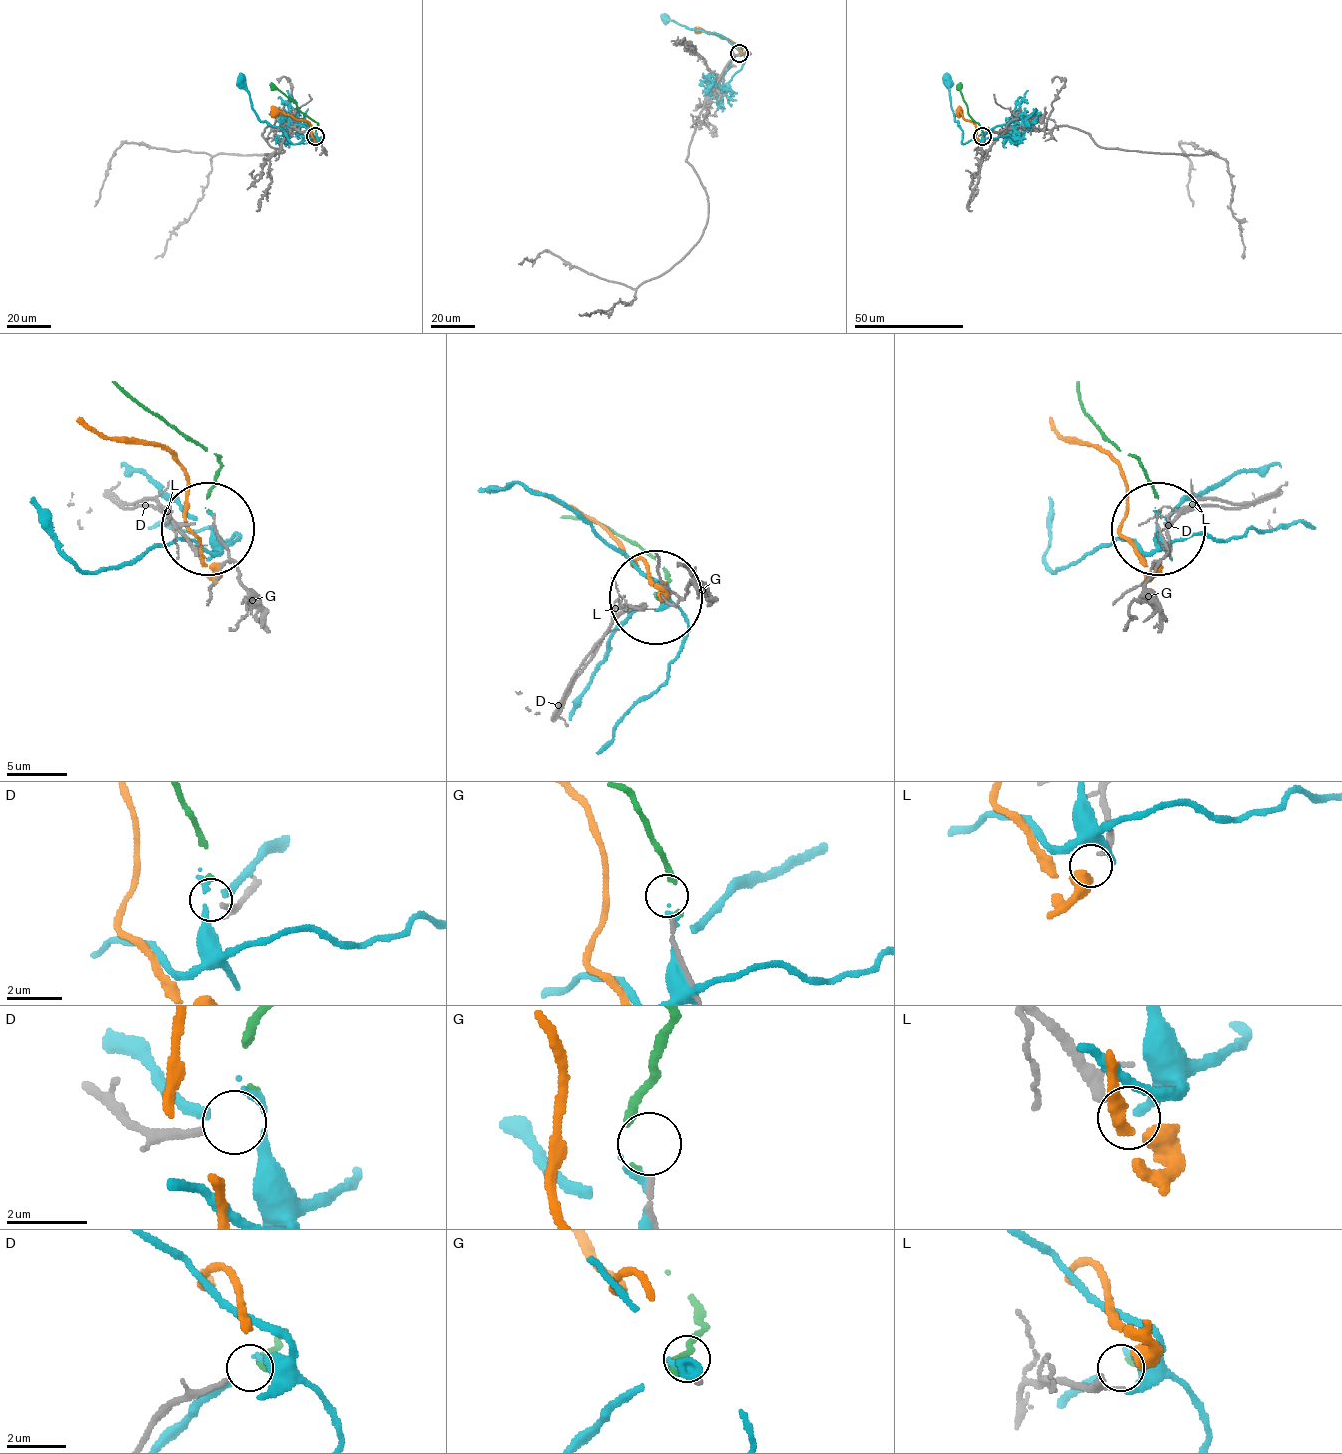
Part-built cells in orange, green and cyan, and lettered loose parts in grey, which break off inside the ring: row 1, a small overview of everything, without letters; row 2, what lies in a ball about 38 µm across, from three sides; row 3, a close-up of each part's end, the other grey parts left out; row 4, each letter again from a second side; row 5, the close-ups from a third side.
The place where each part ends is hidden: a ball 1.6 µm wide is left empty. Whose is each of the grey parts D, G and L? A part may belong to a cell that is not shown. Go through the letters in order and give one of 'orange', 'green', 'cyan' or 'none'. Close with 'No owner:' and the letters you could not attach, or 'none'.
D: green
G: none
L: orange
No owner: G

